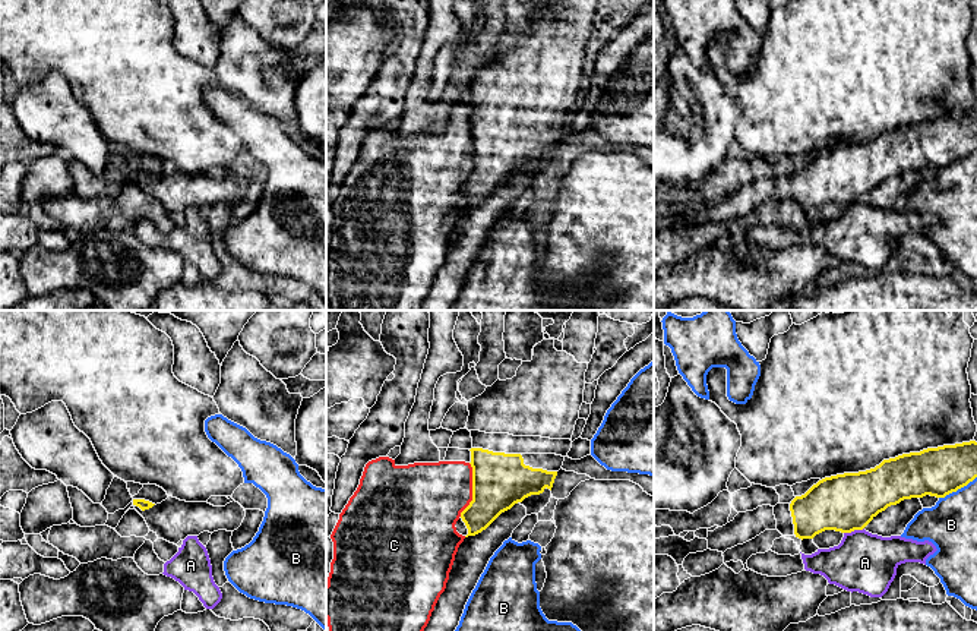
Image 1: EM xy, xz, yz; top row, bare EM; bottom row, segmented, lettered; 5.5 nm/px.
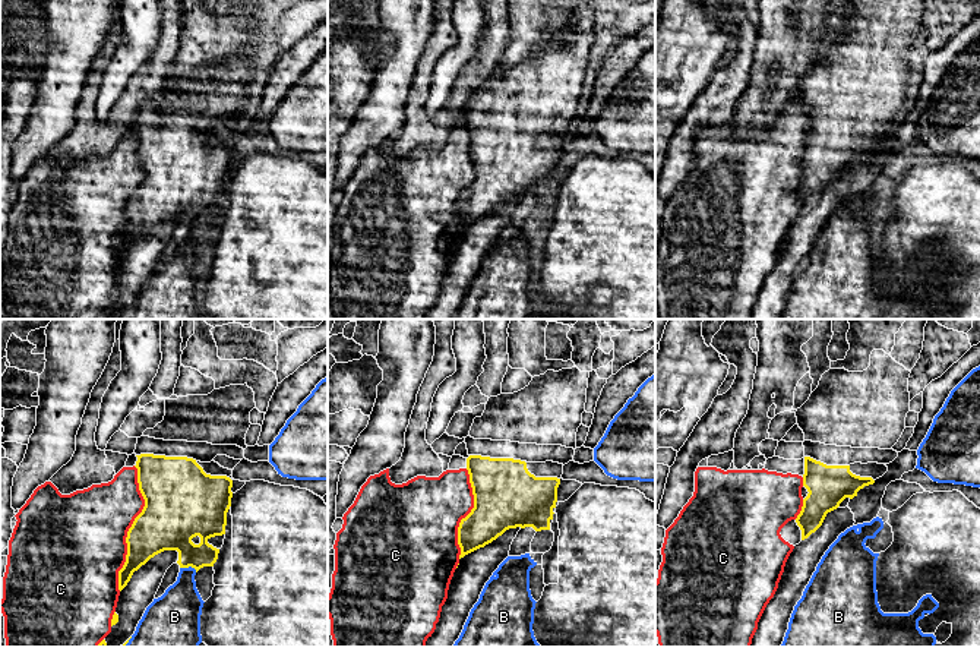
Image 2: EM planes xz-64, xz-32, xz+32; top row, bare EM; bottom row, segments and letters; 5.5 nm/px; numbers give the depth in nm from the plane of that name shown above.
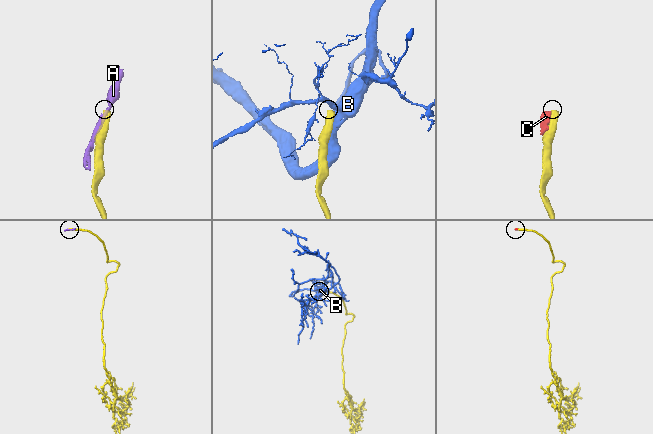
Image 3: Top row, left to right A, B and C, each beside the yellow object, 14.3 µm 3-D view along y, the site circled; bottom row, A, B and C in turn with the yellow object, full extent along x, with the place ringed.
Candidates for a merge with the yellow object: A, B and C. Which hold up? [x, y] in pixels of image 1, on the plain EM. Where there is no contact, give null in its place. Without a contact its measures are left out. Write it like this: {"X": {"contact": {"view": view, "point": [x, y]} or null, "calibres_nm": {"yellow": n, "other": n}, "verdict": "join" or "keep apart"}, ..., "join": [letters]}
{"A": {"contact": {"view": "yz", "point": [853, 202]}, "calibres_nm": {"yellow": 320, "other": 320}, "verdict": "keep apart"}, "B": {"contact": {"view": "yz", "point": [957, 161]}, "calibres_nm": {"yellow": 280, "other": 280}, "verdict": "keep apart"}, "C": {"contact": {"view": "xz", "point": [473, 161]}, "calibres_nm": {"yellow": 300, "other": 380}, "verdict": "keep apart"}, "join": []}

